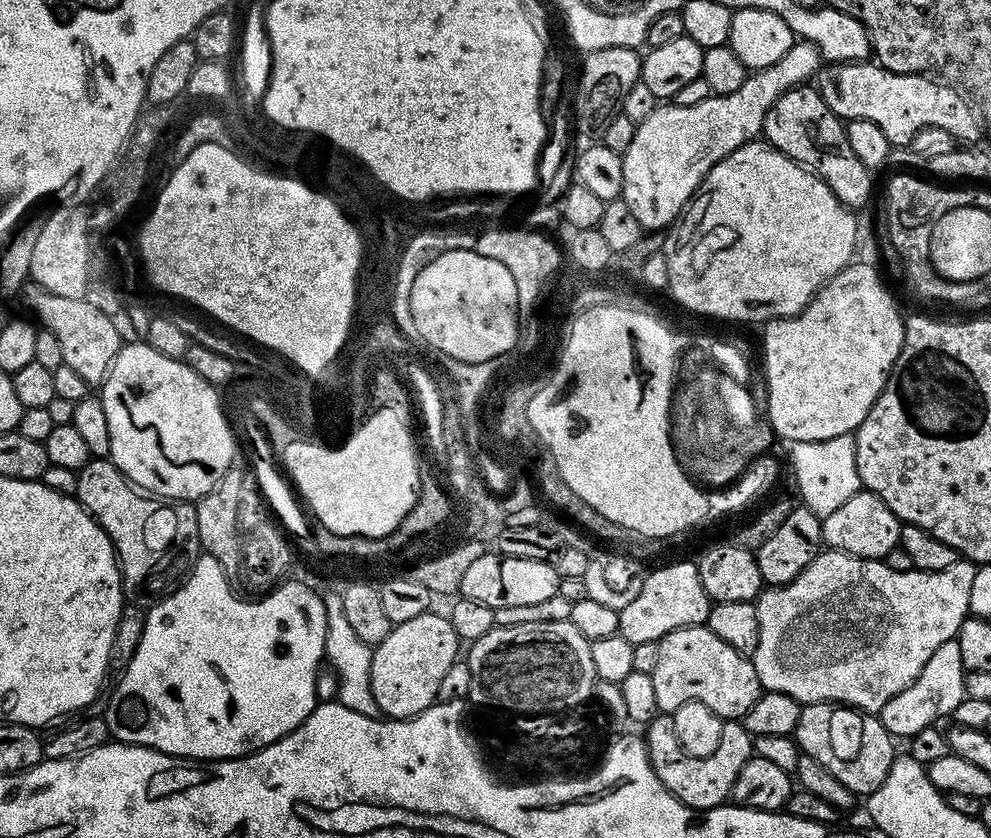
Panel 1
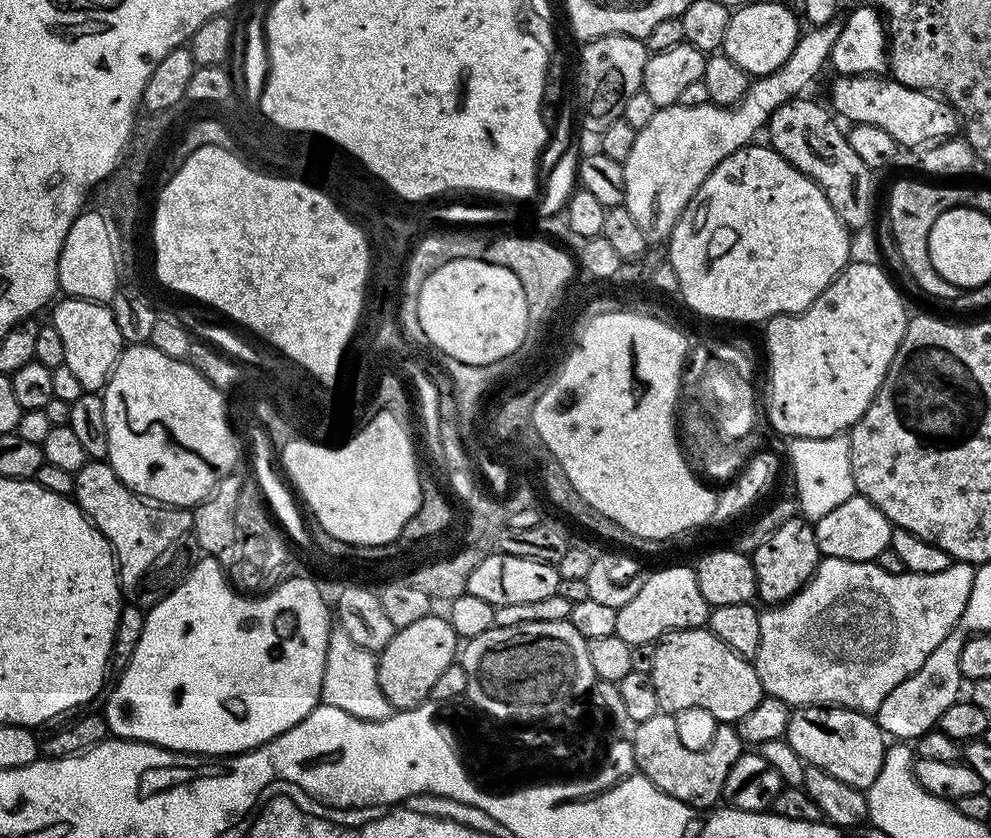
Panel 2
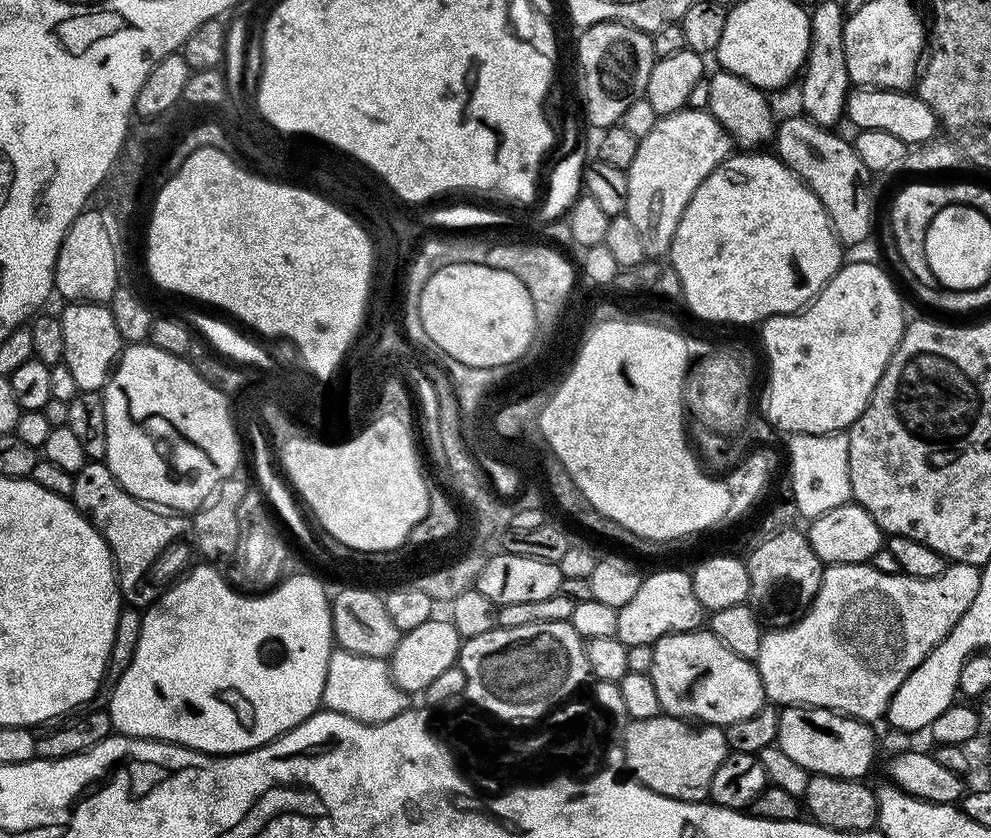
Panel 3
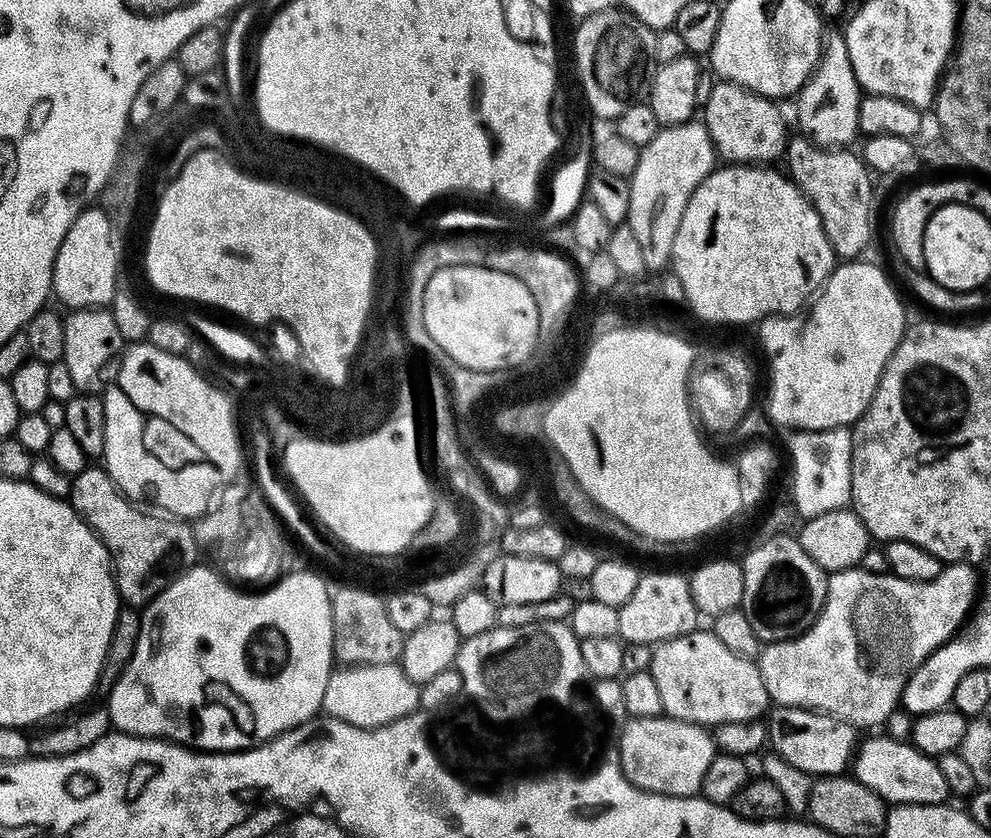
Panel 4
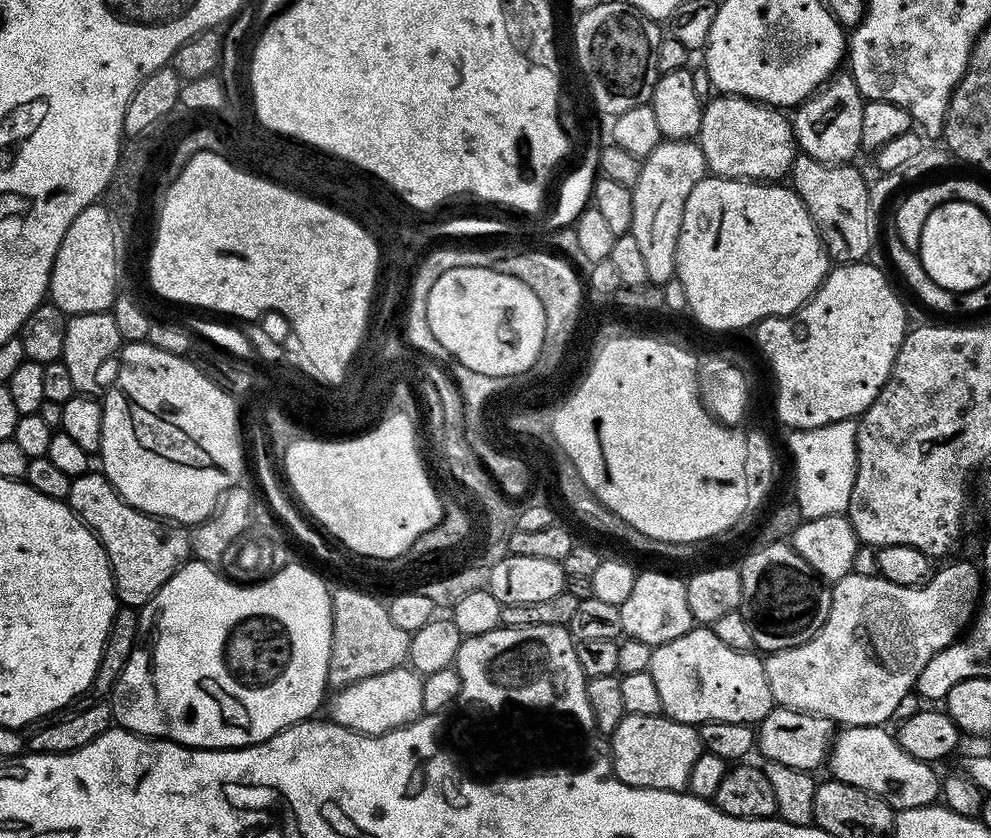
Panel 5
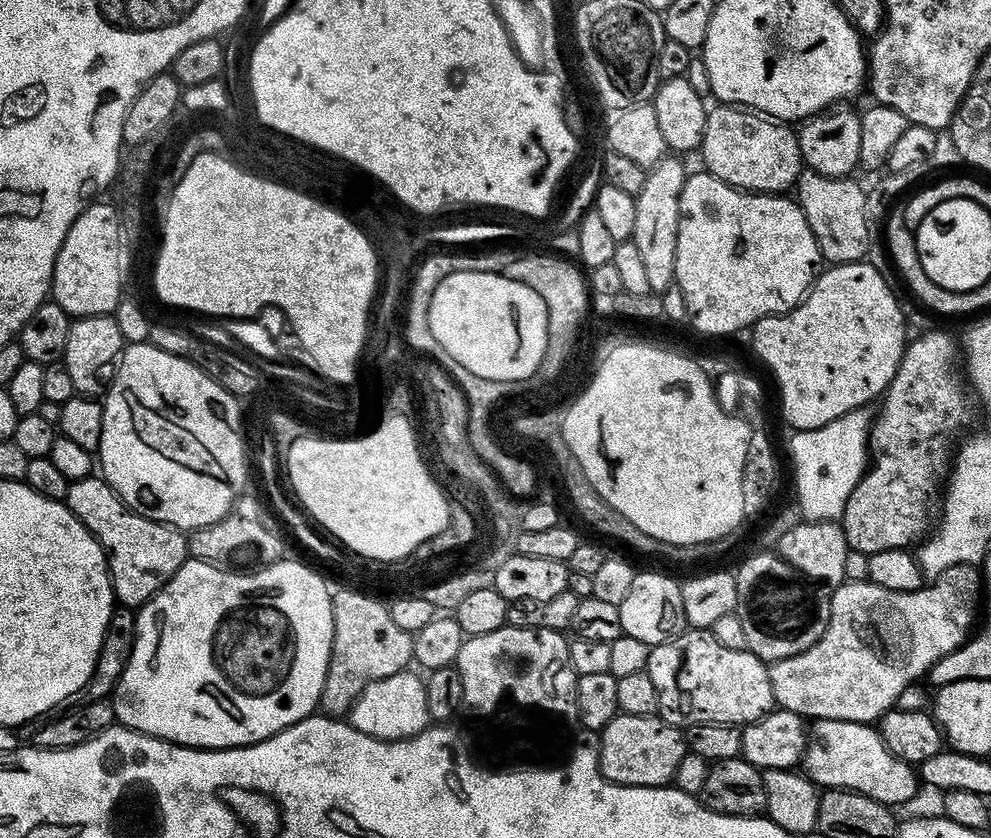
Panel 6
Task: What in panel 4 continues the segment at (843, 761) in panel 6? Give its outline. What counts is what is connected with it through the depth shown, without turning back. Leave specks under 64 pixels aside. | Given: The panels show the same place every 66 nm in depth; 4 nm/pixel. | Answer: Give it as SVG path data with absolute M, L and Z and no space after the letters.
M872 736L865 744L863 741L854 753L850 768L862 786L874 790L874 794L892 806L944 804L950 796L946 774L938 770L935 759L917 750L910 742L903 744L892 736Z

